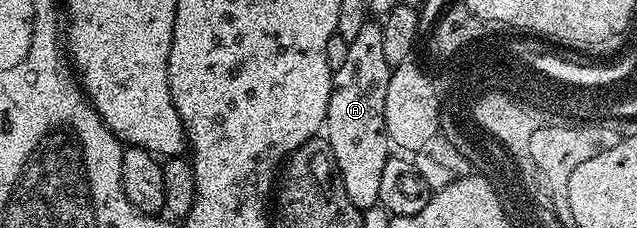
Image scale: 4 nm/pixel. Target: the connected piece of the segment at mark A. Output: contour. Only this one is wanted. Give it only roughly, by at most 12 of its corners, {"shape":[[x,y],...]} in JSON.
{"shape":[[379,23],[347,42],[325,136],[345,195],[379,202],[389,156]]}

